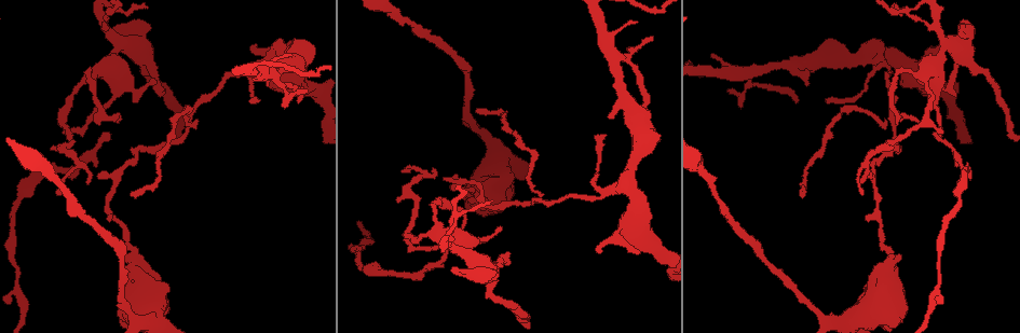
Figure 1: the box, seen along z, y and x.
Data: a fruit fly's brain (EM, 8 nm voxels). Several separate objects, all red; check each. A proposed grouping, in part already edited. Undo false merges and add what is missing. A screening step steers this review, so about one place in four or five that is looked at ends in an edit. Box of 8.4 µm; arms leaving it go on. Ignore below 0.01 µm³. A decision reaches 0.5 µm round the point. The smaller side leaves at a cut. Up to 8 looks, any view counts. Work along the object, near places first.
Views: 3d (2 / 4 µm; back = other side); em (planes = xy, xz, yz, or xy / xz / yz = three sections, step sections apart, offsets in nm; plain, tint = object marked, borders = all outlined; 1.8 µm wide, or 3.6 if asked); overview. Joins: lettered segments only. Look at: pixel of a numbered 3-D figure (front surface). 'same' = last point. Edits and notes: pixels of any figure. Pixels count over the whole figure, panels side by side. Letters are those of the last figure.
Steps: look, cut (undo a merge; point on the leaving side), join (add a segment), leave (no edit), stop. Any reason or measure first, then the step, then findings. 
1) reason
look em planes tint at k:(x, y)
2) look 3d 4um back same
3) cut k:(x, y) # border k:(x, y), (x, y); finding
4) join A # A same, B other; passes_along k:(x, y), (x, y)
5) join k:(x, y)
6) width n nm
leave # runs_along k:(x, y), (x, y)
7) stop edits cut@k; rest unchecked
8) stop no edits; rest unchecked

thick turns thin
look em 3.6um xz step 16 tint at 1:(134, 265)

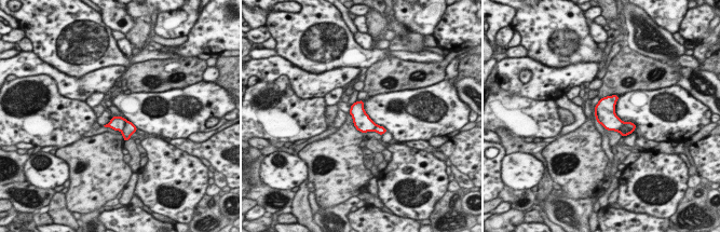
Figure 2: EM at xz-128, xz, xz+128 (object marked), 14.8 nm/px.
cut it another way
look em 3.6um planes borders same

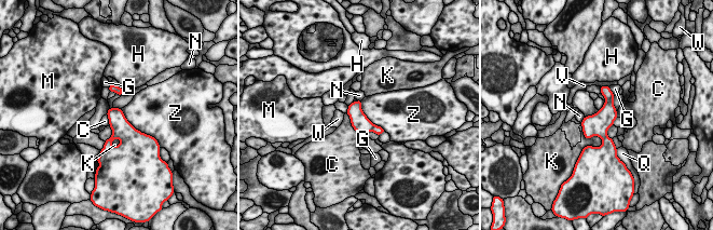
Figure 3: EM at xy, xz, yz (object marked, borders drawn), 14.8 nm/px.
cut 3:(604, 118) # C other, G other, H other, K other, M other, N other, Q other, V other, W other, Z other; border 3:(612, 100), (605, 103); two neurons meet here

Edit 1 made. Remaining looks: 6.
look overview

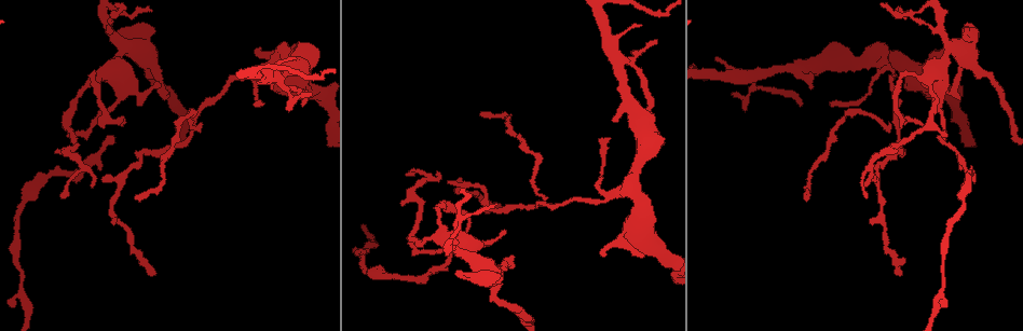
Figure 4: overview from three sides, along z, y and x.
sharp bend
look 3d 4um at 4:(495, 209)

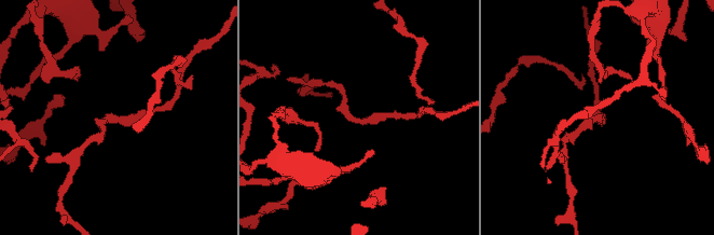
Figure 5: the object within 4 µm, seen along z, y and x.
look em planes tint at 5:(604, 119)

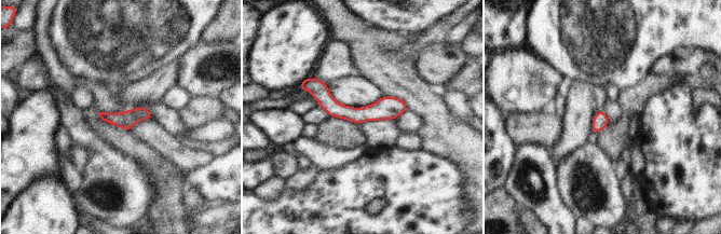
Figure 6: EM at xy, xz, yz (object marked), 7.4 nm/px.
look em planes borders same

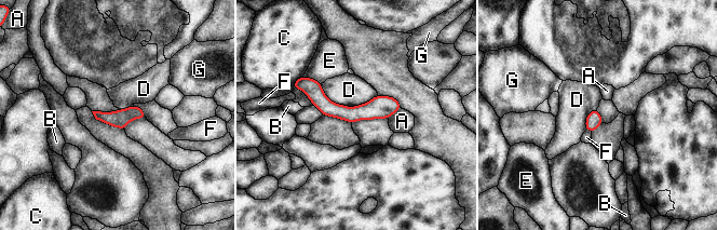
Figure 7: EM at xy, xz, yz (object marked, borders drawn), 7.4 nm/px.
leave # A other, B other, C other, D other, E other, F other, G other; runs_along 7:(301, 84), (338, 111), (397, 106); one neuron here

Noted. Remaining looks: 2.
four arms meet
look 3d 2um at 4:(274, 75)

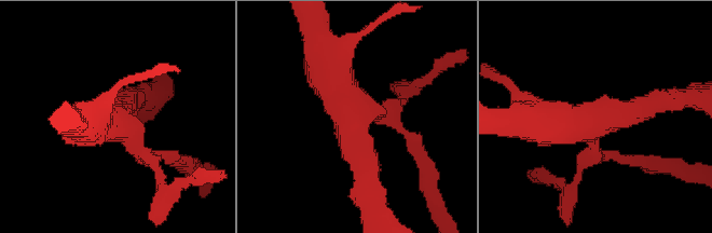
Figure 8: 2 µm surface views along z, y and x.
need the tissue
look em planes borders at 8:(353, 110)

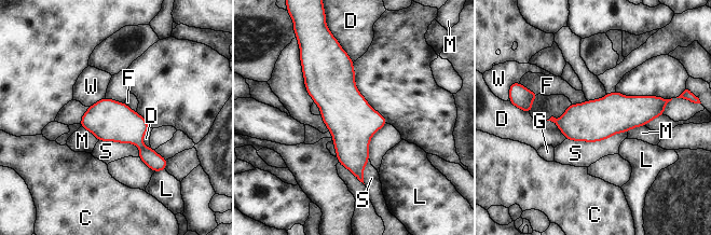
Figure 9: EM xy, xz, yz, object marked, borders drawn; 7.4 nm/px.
leave # C other, D other, F other, G other, L other, M other, S other, W other; all the same neuron

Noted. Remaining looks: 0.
stop edits cut@3; rest unchecked

